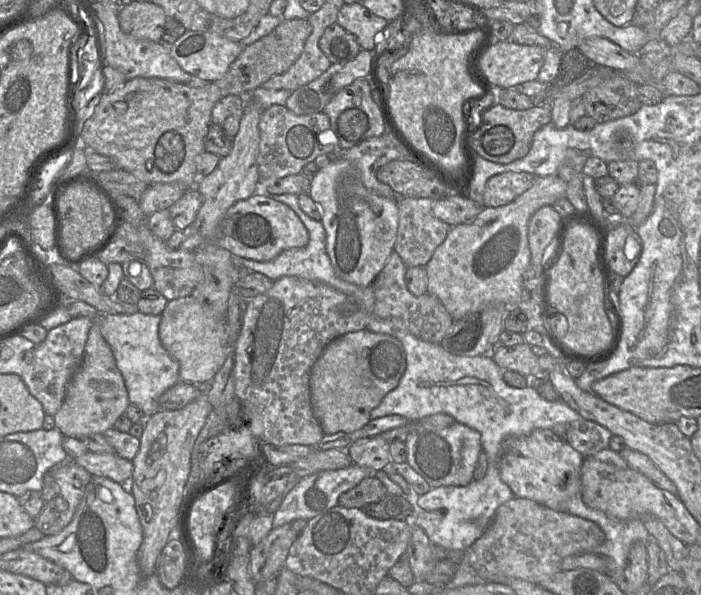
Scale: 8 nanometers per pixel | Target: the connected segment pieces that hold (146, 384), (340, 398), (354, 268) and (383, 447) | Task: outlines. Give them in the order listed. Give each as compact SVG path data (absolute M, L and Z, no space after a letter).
M138 311L130 315L98 314L93 319L99 321L101 334L113 352L130 404L139 407L143 412L143 417L137 423L145 427L150 417L161 411L159 397L180 381L179 364L166 351L159 338L161 317Z
M367 329L348 332L326 345L312 366L309 377L313 414L324 434L350 434L370 420L370 412L399 383L406 368L401 342L389 335Z
M340 158L318 170L310 180L308 194L322 210L326 252L335 274L357 286L370 286L394 251L399 219L397 201L367 189L358 168Z
M380 435L365 437L351 442L346 452L352 463L375 472L391 461L389 455L389 443Z

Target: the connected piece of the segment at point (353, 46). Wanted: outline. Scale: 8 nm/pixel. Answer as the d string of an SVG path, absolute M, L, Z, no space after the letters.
M337 22L325 29L319 39L319 47L332 64L351 61L361 50L356 36Z

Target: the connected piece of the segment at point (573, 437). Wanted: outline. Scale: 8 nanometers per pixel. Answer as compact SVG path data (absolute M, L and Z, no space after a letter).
M581 418L568 426L563 439L586 458L608 448L612 435L605 427Z

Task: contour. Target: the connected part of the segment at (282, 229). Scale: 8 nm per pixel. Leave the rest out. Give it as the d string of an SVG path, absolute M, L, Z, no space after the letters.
M253 194L228 209L220 224L218 246L242 258L266 262L284 250L304 247L308 241L307 228L290 207L268 196Z

